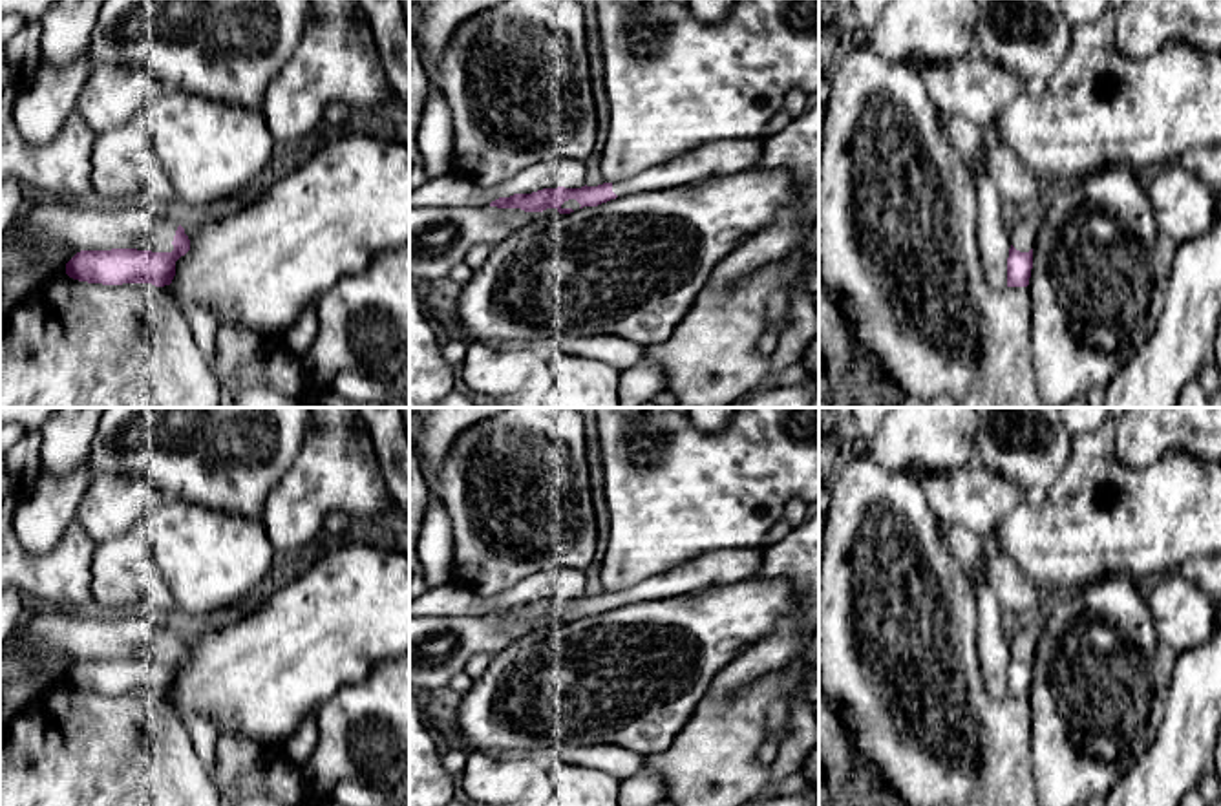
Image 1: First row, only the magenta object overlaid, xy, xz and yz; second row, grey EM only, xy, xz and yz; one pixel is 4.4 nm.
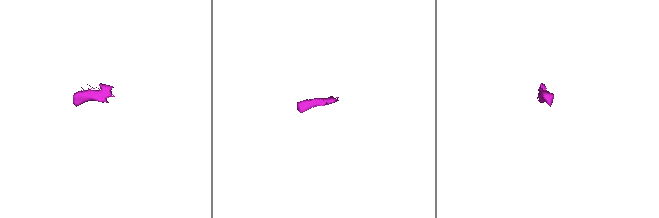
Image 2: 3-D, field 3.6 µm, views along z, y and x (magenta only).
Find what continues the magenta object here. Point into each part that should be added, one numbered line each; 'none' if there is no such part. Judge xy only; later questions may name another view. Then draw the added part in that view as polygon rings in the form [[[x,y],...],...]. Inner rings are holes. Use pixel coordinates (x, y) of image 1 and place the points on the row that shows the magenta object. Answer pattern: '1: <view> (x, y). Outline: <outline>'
1: xy (81, 225). Outline: [[[48,199],[26,217],[16,217],[0,245],[33,241],[46,249],[111,250],[137,249],[172,252],[179,221],[144,201],[104,205],[91,201]]]

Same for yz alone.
1: yz (1022, 223). Outline: [[[1022,208],[1011,216],[1011,245],[1020,252],[1029,252],[1036,238],[1036,210]]]

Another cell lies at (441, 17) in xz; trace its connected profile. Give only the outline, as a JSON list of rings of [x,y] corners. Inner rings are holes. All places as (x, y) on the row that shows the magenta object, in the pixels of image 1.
[[[431,0],[413,29],[413,38],[422,46],[420,60],[433,60],[461,22],[499,2],[503,0]]]

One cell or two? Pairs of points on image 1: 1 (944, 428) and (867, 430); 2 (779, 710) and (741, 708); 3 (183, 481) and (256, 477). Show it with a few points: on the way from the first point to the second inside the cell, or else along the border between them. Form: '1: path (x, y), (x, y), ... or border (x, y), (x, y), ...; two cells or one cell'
1: border (880, 426), (867, 439); two cells
2: border (786, 699), (768, 708), (766, 737), (757, 752); two cells
3: path (201, 481), (223, 481), (233, 487), (238, 481); one cell

